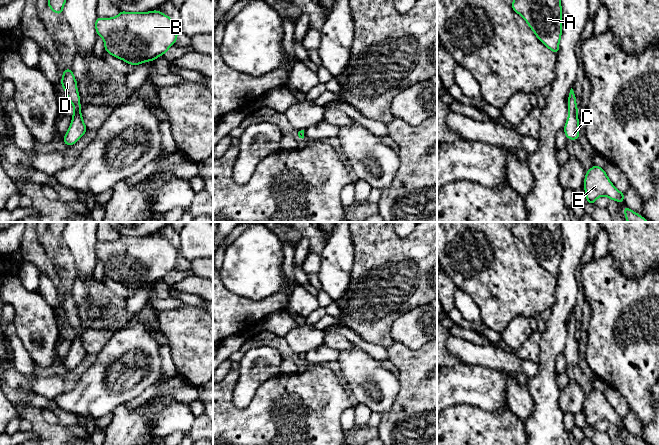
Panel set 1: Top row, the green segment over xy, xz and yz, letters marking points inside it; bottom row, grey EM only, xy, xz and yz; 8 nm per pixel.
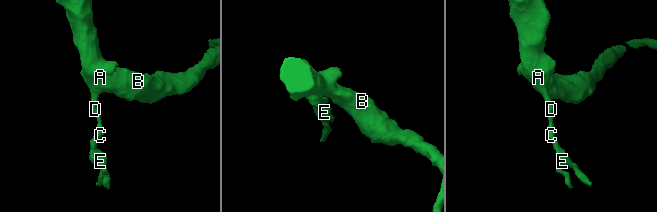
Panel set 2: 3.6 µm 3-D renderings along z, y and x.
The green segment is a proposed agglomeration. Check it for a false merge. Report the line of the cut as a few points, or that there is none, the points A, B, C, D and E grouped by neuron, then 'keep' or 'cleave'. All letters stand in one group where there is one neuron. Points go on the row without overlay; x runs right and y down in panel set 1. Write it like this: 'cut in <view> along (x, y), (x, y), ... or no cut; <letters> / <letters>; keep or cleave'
no cut; A B C D E; keep

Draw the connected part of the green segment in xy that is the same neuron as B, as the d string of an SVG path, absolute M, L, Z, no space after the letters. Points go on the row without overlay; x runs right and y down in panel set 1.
M158 234L150 236L124 236L112 242L96 242L96 258L104 263L107 277L133 290L154 285L164 279L177 265L179 250Z

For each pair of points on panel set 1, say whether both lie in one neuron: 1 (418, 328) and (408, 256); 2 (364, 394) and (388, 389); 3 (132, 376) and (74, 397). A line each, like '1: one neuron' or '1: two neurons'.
1: two neurons
2: one neuron
3: one neuron

